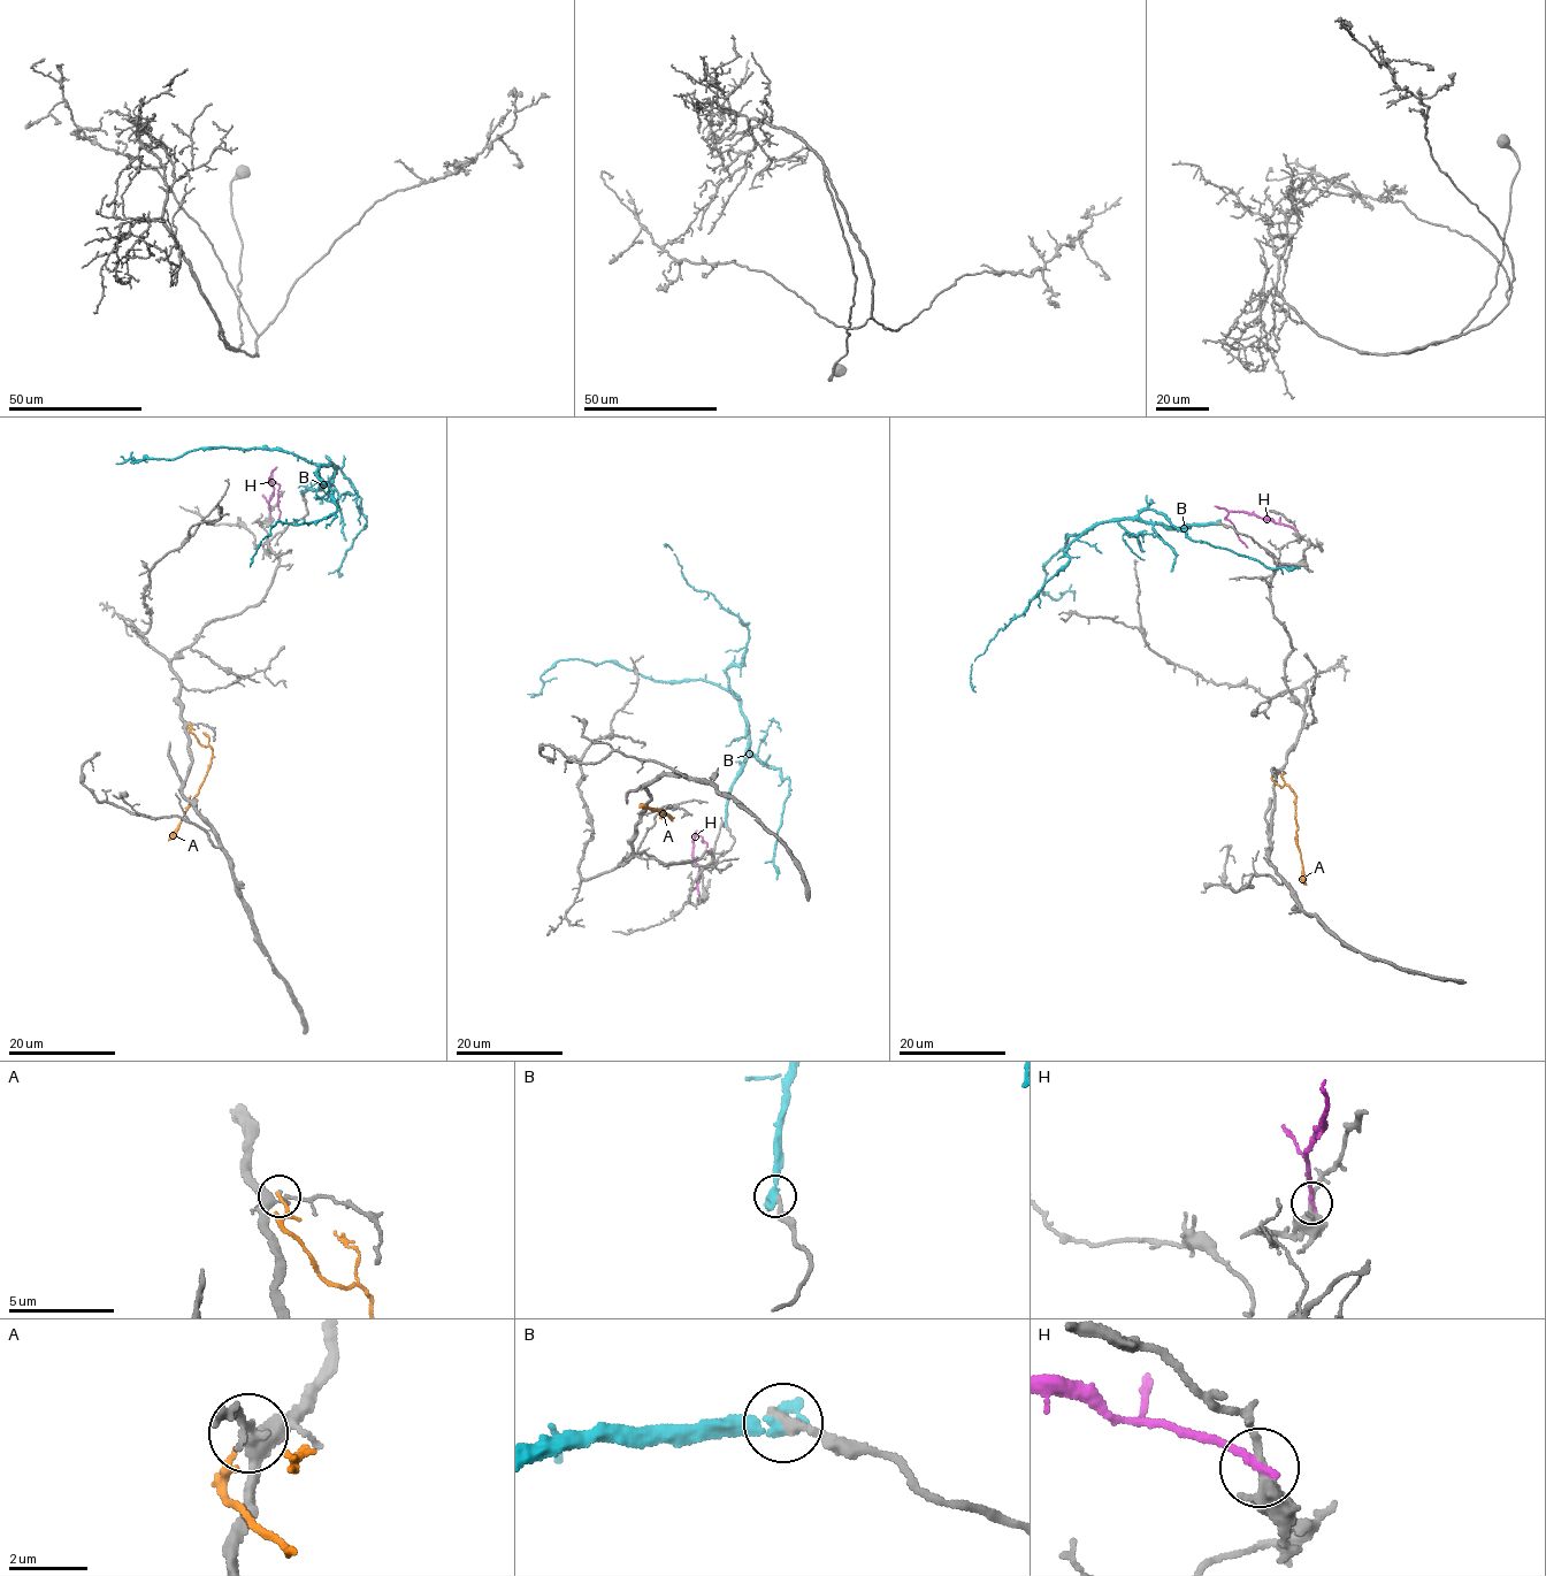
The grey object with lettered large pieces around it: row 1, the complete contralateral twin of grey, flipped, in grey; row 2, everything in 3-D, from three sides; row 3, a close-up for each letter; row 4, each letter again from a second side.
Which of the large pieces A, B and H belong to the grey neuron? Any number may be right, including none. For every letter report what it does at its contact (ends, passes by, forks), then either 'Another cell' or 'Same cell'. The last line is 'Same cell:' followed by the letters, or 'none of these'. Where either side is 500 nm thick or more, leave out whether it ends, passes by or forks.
A: It ends there. Another cell
B: It ends there. Another cell
H: It ends there. Another cell
Same cell: none of these

